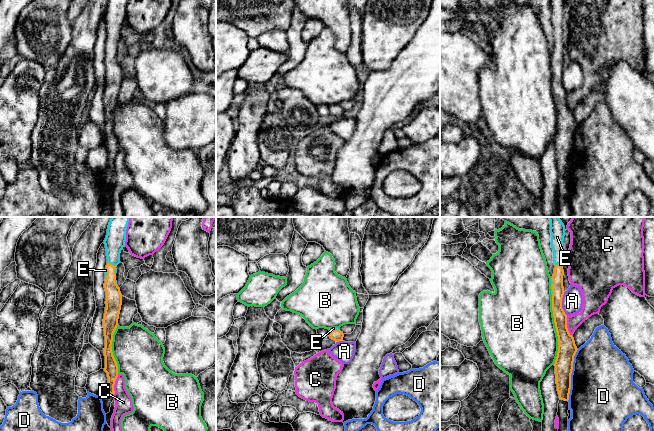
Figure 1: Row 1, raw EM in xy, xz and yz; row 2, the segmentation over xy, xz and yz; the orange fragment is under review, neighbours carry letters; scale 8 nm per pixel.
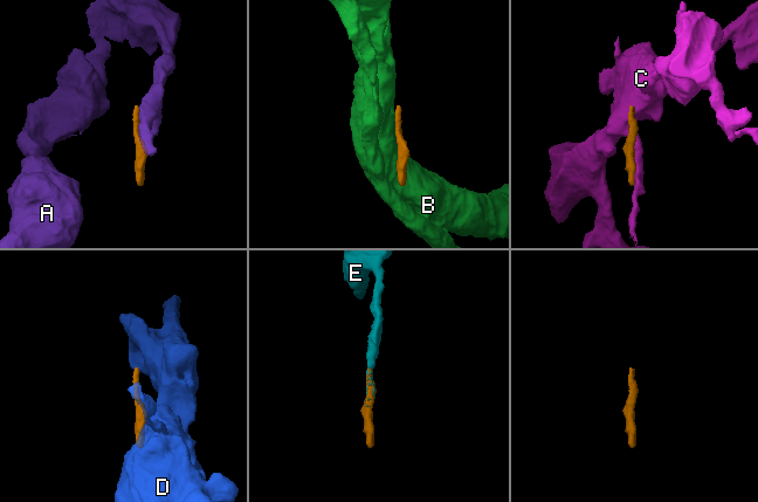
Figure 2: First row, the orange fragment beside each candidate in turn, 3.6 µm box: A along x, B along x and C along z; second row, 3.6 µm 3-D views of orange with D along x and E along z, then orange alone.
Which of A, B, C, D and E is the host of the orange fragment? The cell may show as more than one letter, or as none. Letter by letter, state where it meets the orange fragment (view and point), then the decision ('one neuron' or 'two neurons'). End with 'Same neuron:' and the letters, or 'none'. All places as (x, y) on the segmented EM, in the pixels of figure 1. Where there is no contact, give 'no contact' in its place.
A: meets orange in yz at (561, 304); two neurons
B: meets orange in yz at (556, 329); two neurons
C: meets orange in xy at (114, 384); two neurons
D: meets orange in yz at (570, 375); two neurons
E: meets orange in xy at (111, 264); one neuron
Same neuron: E

